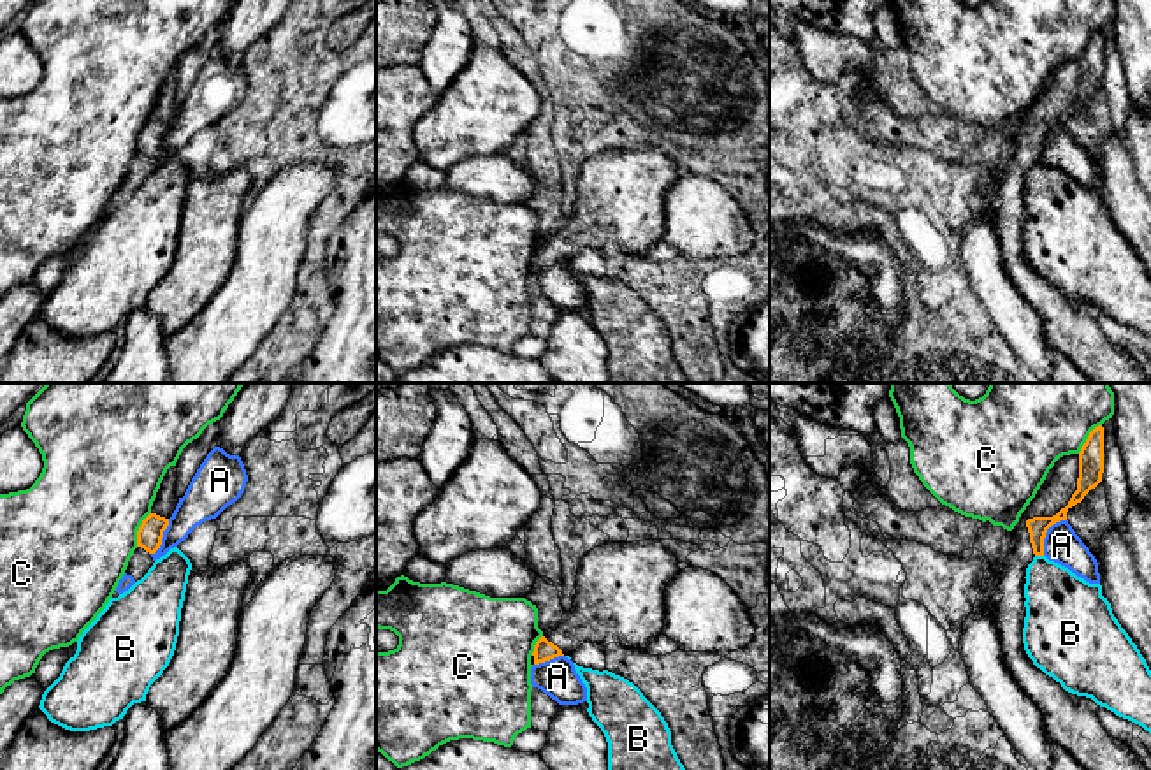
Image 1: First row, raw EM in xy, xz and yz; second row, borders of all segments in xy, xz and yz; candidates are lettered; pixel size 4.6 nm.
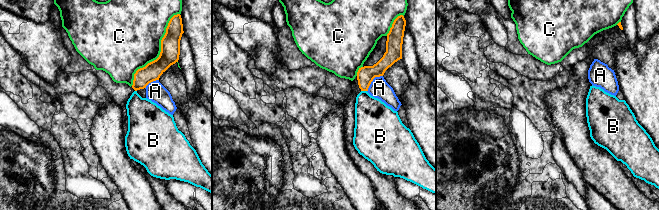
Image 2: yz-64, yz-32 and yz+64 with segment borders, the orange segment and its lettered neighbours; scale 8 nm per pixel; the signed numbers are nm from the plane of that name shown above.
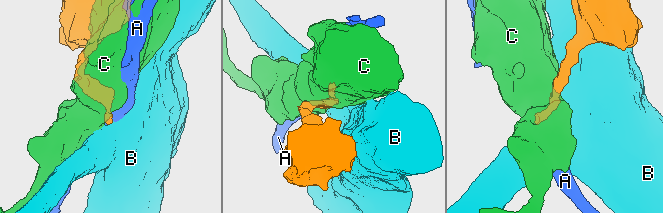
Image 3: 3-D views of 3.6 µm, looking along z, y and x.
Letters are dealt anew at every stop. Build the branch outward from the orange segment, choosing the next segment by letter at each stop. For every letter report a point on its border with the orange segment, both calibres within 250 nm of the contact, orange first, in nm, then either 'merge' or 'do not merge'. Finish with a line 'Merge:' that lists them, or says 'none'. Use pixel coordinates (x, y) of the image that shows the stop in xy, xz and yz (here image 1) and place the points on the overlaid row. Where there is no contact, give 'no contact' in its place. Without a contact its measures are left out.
A: yz (1046, 531) | 90/160 nm | do not merge
B: yz (1039, 554) | 90/300 nm | do not merge
C: xy (139, 530) | 120/480 nm | do not merge
Merge: none

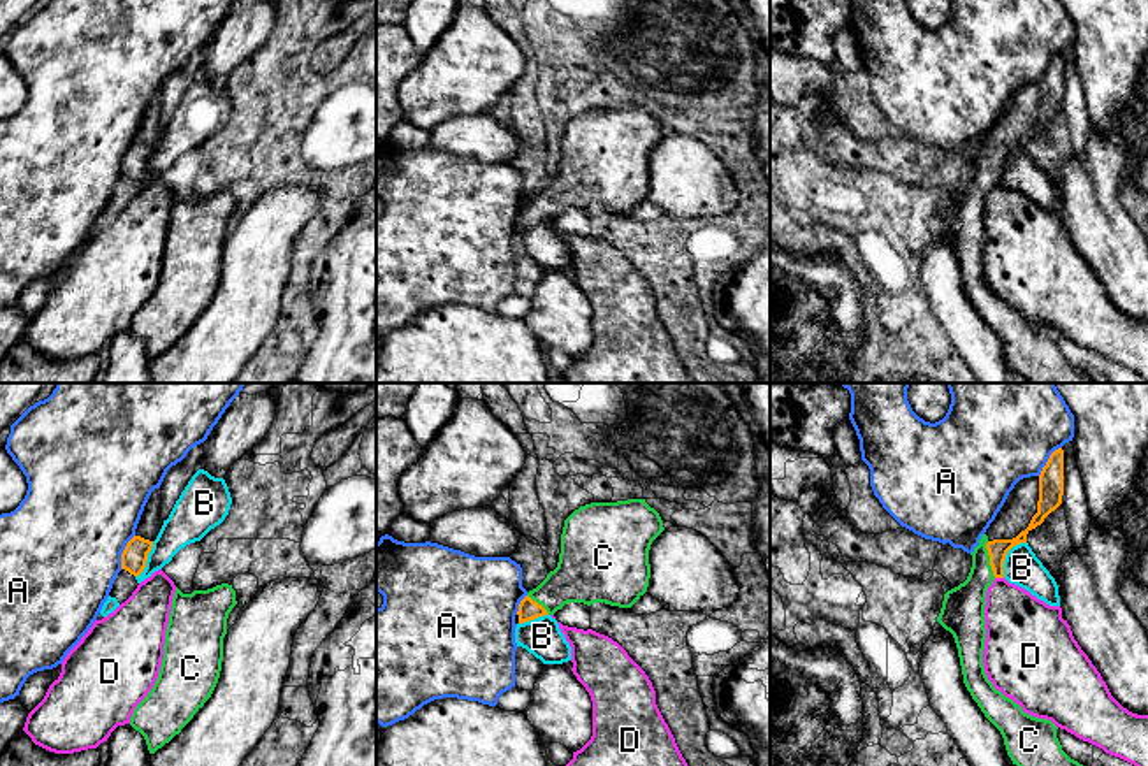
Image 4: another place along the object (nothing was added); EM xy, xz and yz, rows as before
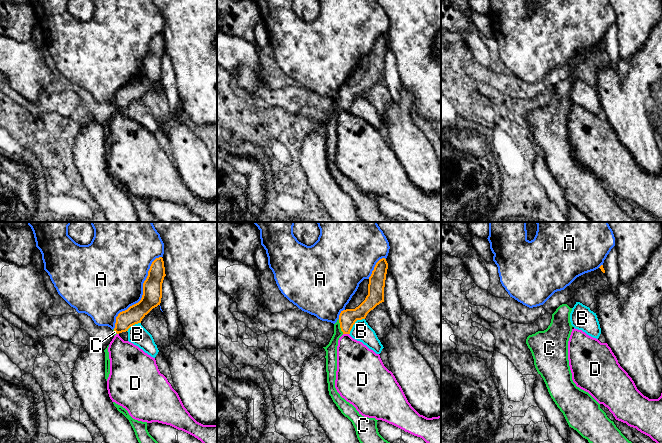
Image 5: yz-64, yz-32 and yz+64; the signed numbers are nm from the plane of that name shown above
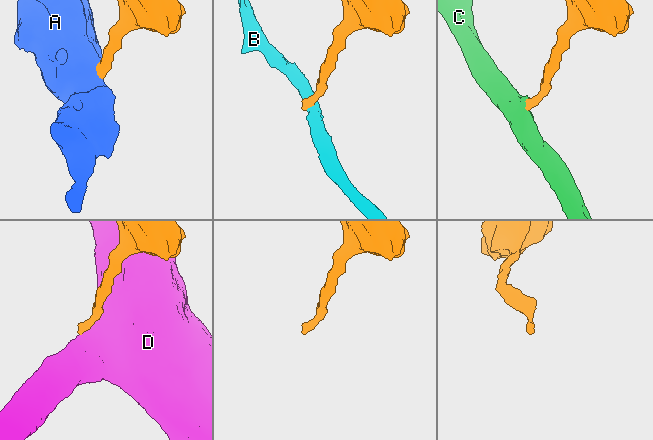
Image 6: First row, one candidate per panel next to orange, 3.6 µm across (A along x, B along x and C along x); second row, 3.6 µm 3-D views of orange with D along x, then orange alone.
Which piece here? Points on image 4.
A: xy (123, 552) | 120/480 nm | do not merge
B: yz (1006, 554) | 90/160 nm | do not merge
C: yz (990, 559) | 90/190 nm | merge
D: yz (999, 577) | 90/300 nm | do not merge
Merge: C

